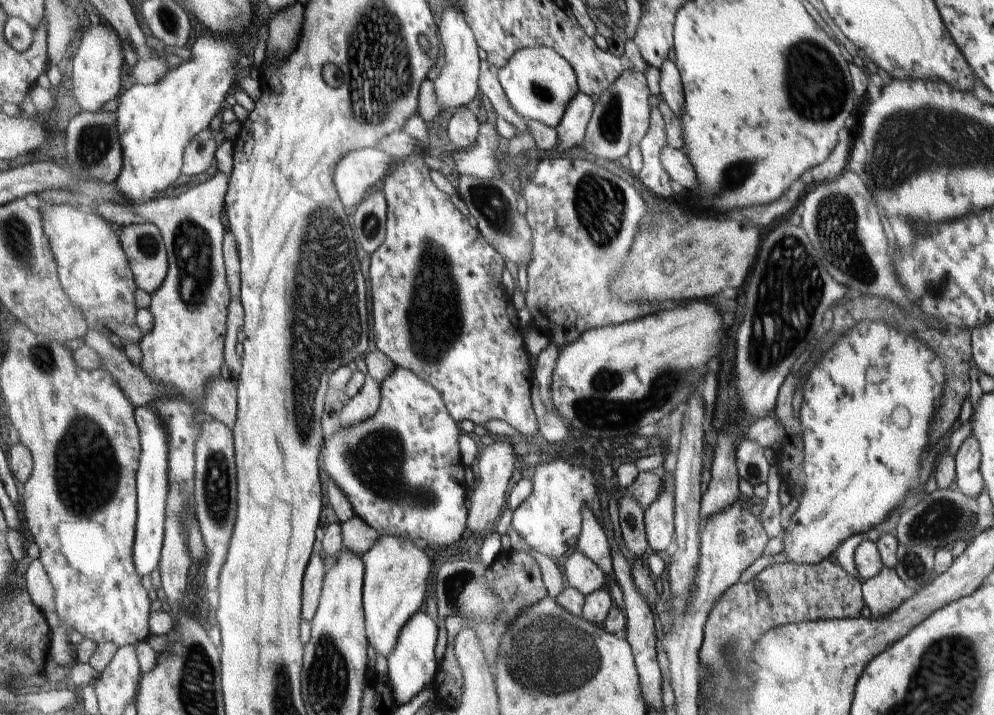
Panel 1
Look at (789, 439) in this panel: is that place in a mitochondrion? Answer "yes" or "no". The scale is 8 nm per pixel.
no

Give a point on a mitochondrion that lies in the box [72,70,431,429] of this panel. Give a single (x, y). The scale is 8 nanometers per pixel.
(191, 242)

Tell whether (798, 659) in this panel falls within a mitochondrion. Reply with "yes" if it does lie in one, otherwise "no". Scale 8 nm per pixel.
no

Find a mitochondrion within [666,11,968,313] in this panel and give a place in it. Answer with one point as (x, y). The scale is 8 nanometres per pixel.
(817, 87)

